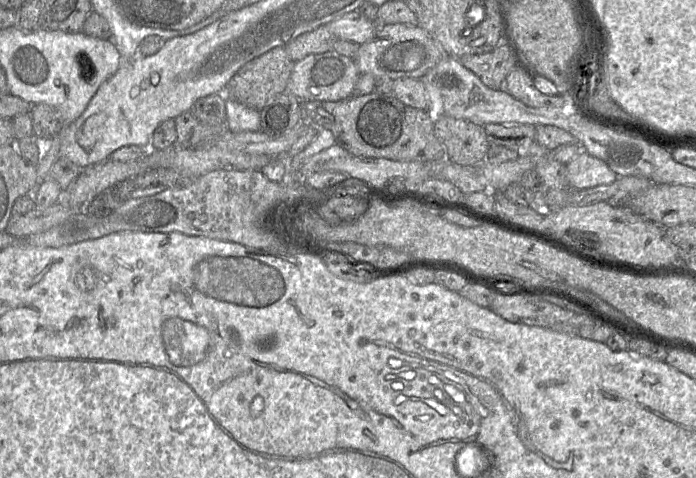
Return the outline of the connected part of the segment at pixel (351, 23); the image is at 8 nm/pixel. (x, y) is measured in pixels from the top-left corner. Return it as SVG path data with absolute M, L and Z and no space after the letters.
M356 10L342 15L325 26L337 39L358 44L372 39L379 28L376 21L368 20Z

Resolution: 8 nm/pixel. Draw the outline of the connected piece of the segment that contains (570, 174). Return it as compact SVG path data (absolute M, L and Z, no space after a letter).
M584 150L566 164L567 180L573 188L586 189L611 184L618 175L599 158Z

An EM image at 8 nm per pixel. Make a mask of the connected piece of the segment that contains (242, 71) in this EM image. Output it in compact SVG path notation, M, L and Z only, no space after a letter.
M272 48L242 66L230 79L224 95L247 107L261 110L270 100L286 91L293 66L294 62L289 58L285 48Z

